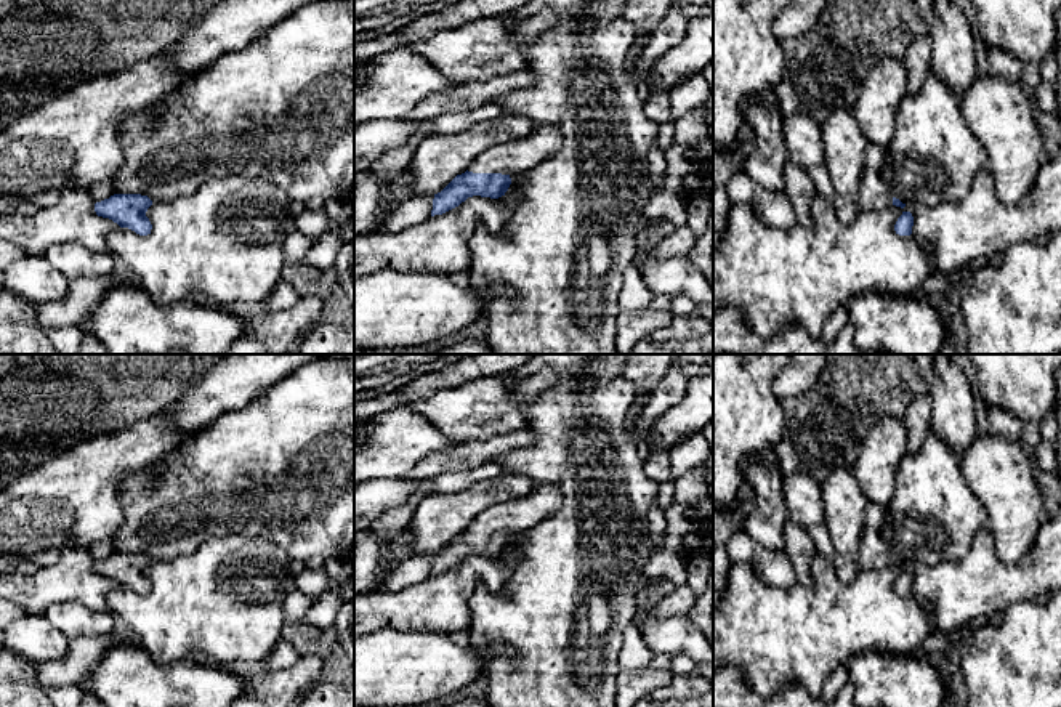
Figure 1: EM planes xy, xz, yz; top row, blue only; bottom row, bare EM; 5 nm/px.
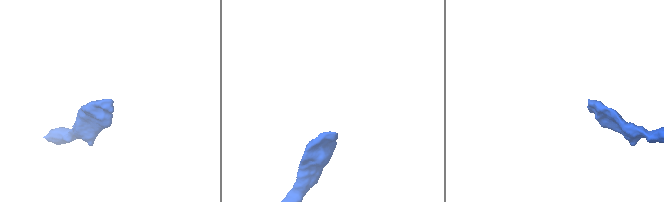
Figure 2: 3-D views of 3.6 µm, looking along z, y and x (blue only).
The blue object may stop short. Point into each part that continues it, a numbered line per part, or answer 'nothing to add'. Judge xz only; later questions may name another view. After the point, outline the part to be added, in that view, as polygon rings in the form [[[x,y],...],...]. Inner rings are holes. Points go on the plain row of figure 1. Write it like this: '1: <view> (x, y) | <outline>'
1: xz (516, 515) | [[[542,486],[529,495],[494,505],[468,527],[473,532],[514,534],[537,526],[561,507],[563,494],[555,486]]]

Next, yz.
1: yz (874, 553) | [[[862,529],[859,560],[862,571],[886,569],[893,566],[893,553],[877,529]]]

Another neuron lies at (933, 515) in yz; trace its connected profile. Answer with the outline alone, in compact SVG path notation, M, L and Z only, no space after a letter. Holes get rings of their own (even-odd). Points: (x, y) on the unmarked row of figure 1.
M933 430L917 454L907 452L896 471L896 491L878 529L893 556L906 564L933 566L963 558L973 537L987 527L987 515L960 471L955 454Z

